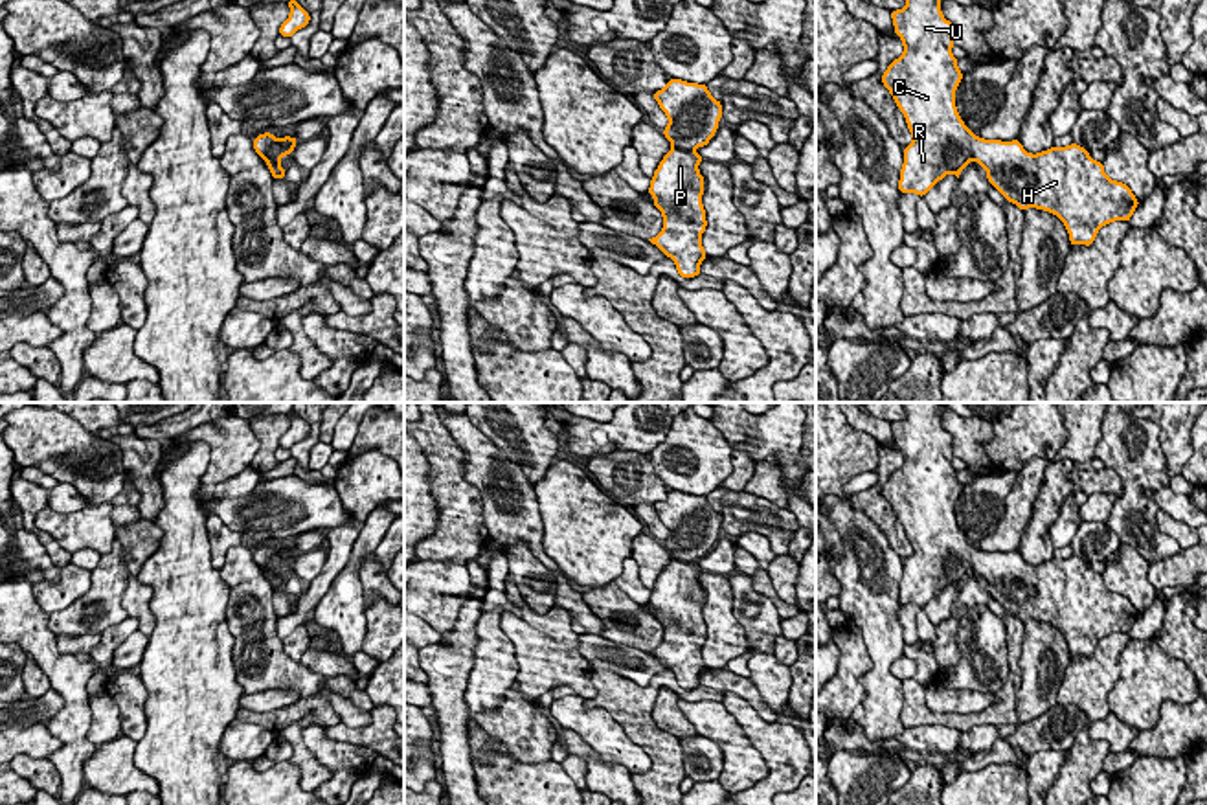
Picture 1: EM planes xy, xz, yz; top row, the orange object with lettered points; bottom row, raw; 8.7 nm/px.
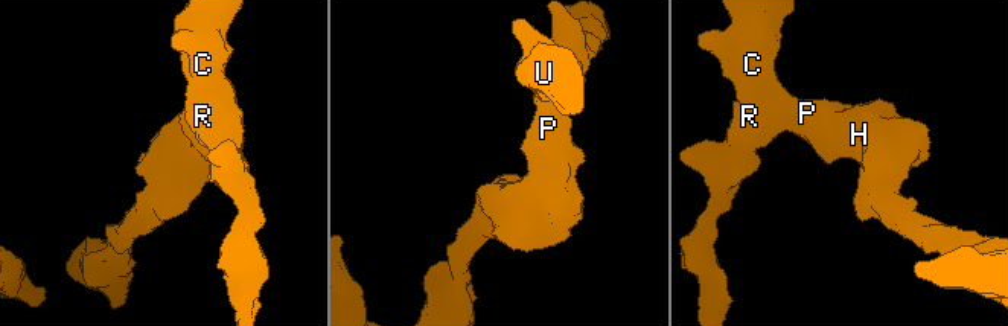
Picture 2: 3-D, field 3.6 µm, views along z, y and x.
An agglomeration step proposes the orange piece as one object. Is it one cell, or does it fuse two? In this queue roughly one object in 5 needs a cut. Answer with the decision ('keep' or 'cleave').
keep

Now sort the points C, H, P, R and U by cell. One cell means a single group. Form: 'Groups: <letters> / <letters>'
Groups: C H P R U

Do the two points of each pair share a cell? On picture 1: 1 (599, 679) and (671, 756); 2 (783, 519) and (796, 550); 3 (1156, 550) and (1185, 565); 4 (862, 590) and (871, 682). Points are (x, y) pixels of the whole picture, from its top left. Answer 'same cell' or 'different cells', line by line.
1: same cell
2: different cells
3: different cells
4: same cell

